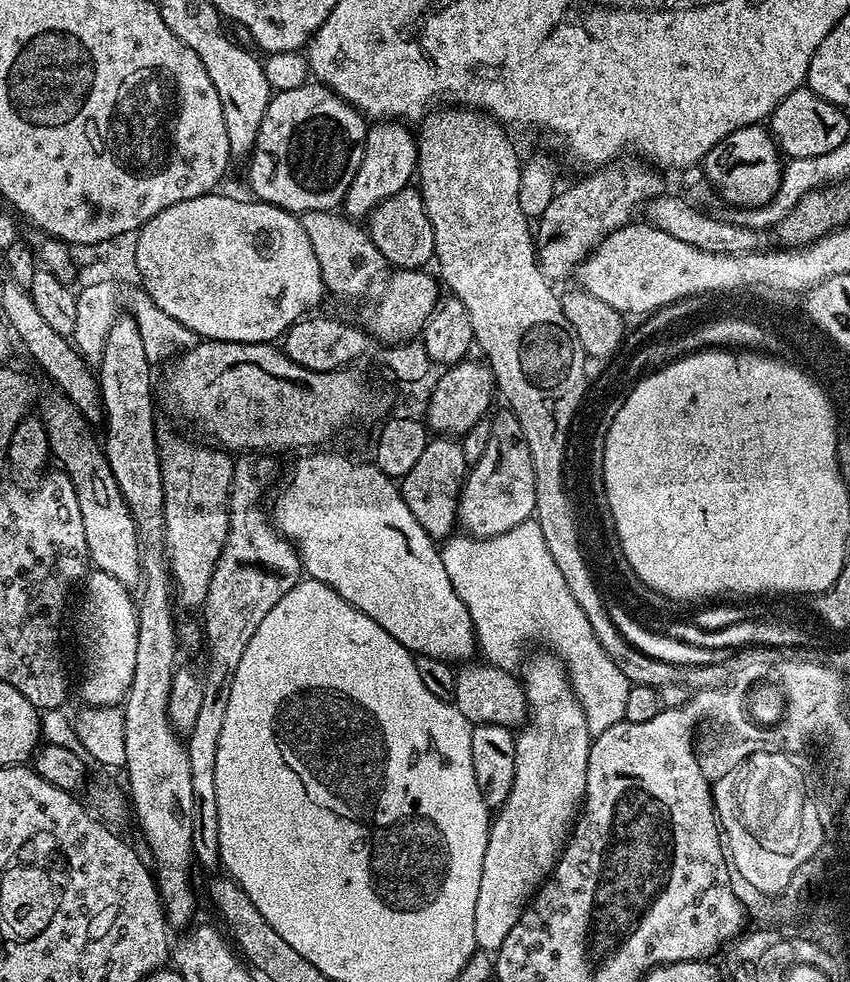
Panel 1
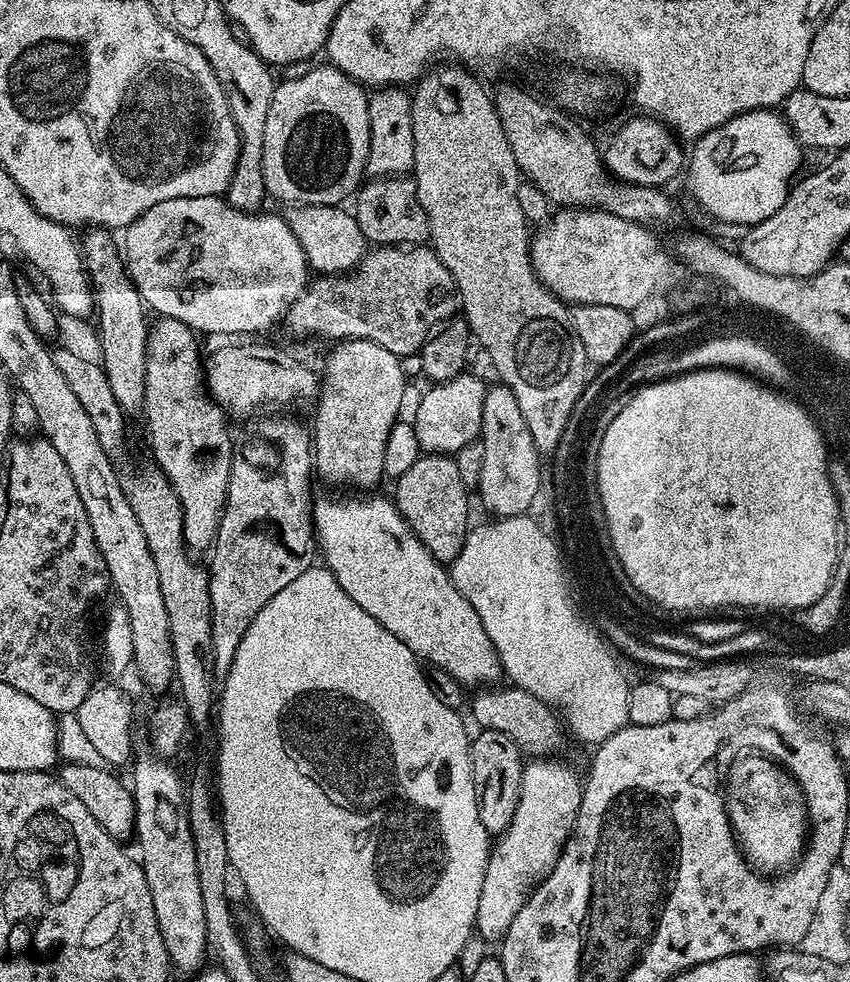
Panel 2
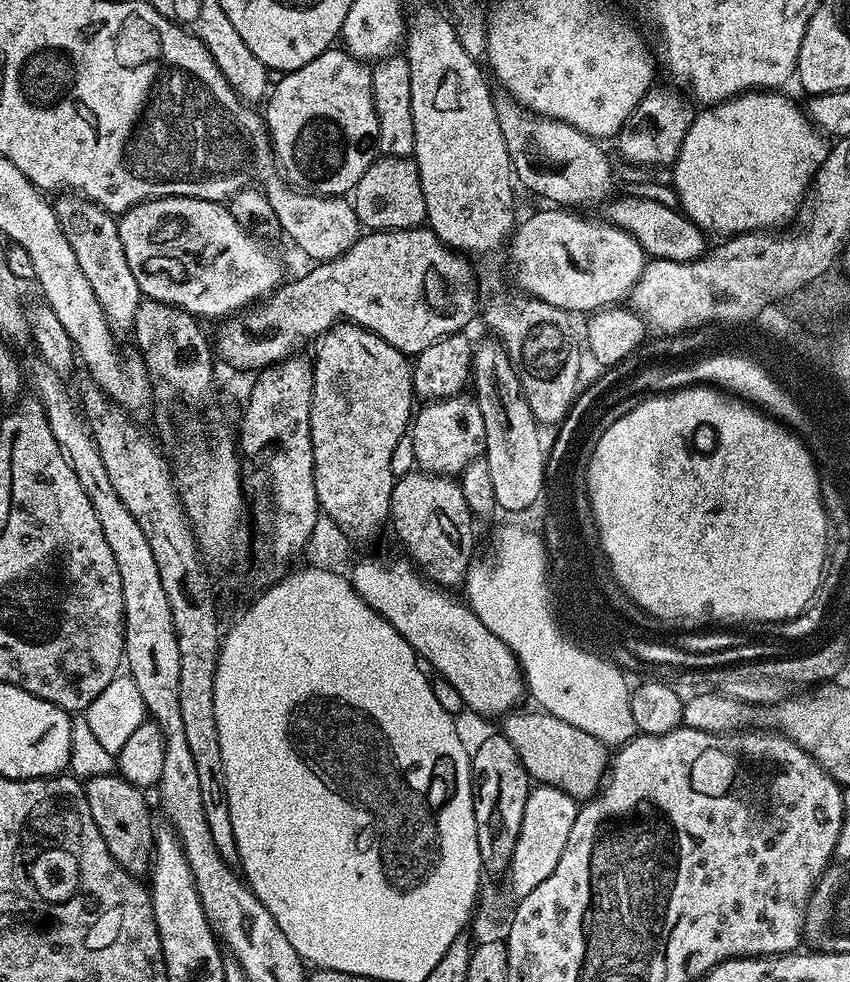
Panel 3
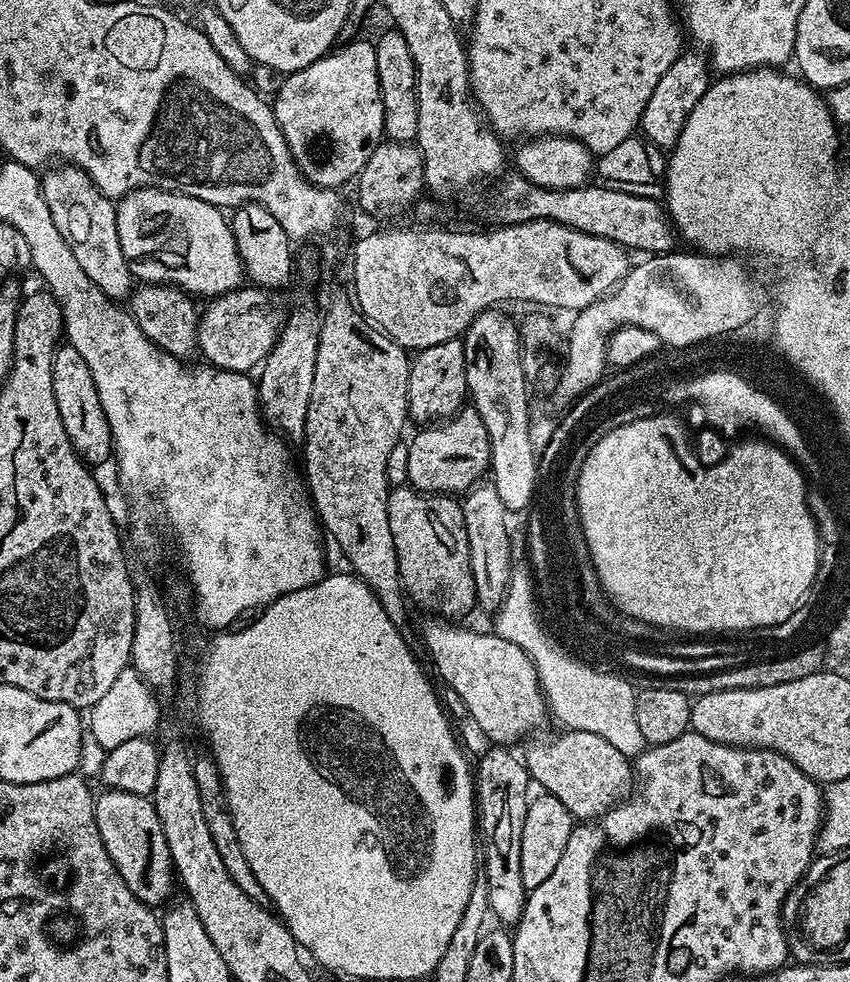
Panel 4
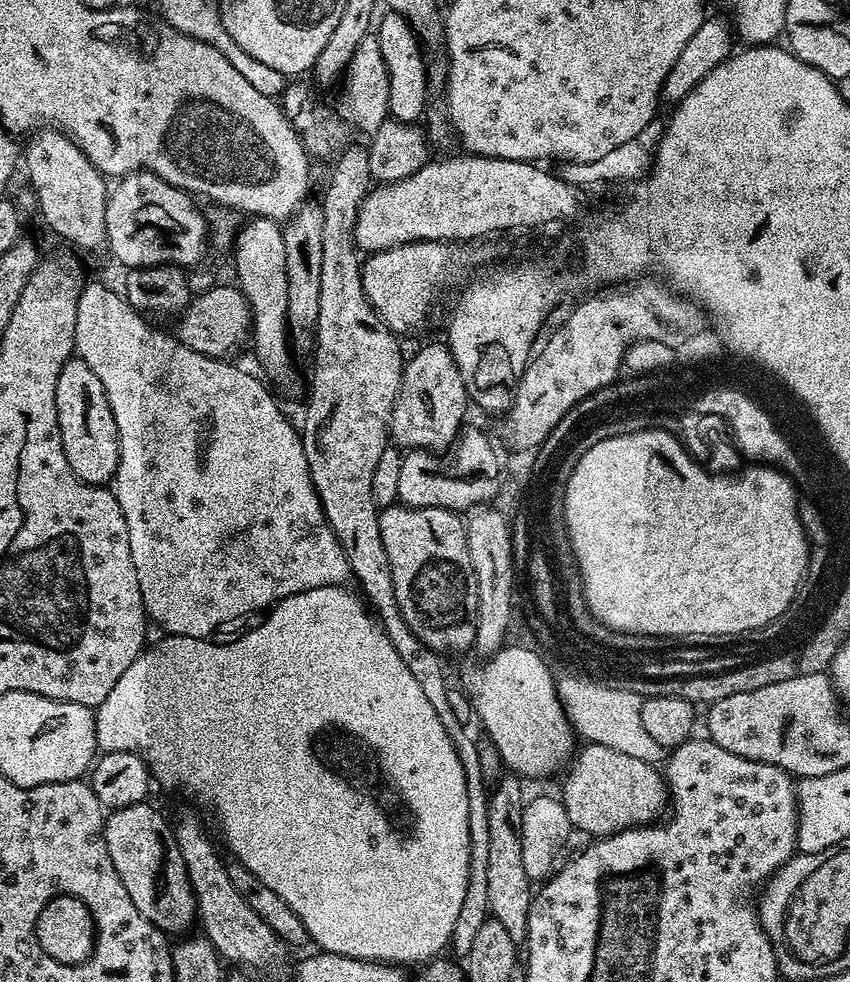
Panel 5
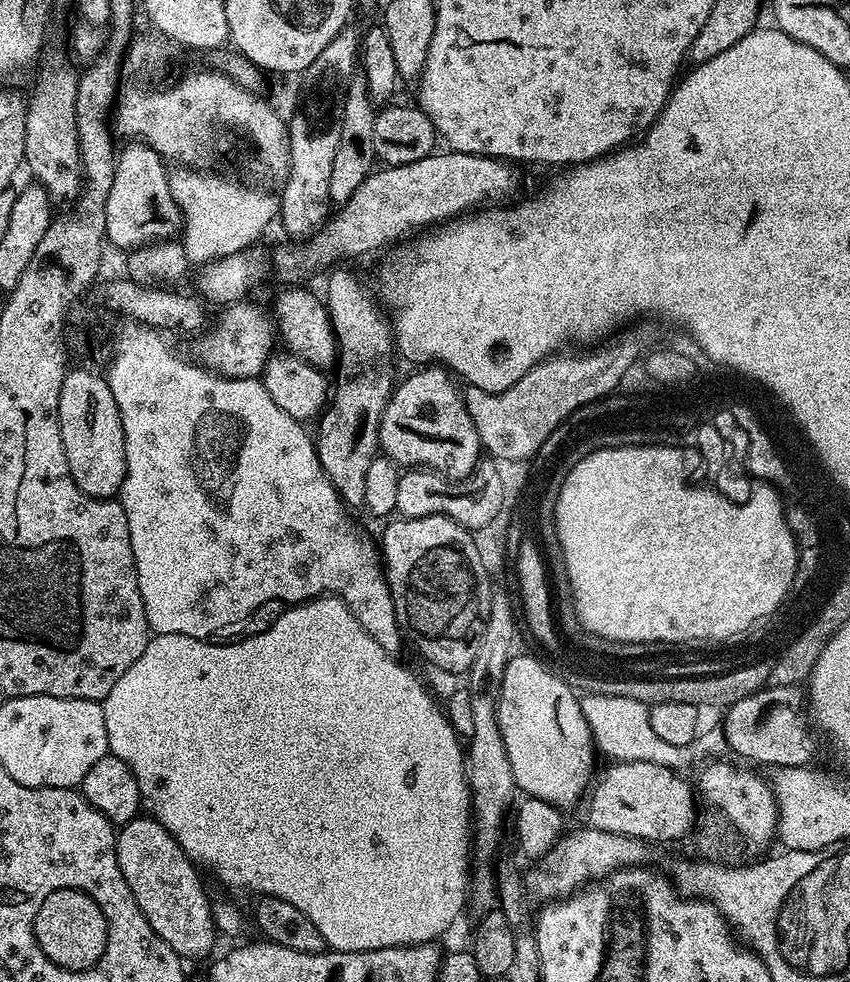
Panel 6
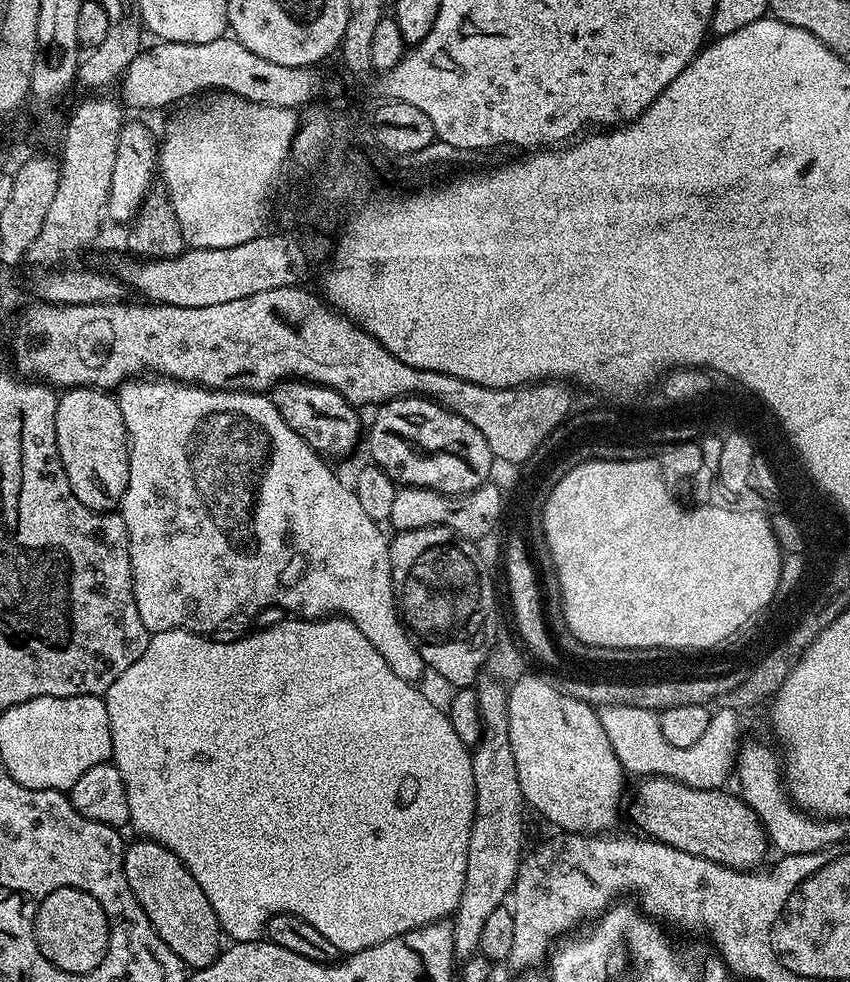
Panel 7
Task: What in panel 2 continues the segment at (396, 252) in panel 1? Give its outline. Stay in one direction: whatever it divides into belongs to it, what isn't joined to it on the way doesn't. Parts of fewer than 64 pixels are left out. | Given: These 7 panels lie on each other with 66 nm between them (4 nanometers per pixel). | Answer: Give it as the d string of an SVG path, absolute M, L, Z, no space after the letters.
M404 174L369 179L355 193L355 200L354 215L369 245L420 246L429 239L426 210L416 197L415 179Z

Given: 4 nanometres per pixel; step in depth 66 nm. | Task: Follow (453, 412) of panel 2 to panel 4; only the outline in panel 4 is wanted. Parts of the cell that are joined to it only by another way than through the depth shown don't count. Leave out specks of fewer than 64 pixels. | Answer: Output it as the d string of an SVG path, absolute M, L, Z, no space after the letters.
M465 406L454 416L441 419L439 422L429 423L419 429L413 440L407 441L408 446L408 479L407 483L417 492L434 492L437 494L463 494L470 488L481 483L480 476L489 471L492 463L492 447L490 438L486 434L486 426L476 412L475 407Z

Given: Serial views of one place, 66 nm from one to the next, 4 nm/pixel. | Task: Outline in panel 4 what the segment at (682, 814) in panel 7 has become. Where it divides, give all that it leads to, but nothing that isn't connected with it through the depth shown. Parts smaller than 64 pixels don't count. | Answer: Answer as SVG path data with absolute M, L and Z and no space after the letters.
M573 728L560 730L560 733L558 733L557 736L552 736L549 740L540 740L537 744L530 745L525 752L522 752L522 759L525 768L528 770L529 777L531 777L535 783L537 780L537 782L544 787L541 789L543 789L547 795L558 798L558 802L562 802L562 806L566 806L566 810L570 810L573 821L576 822L597 820L600 816L604 816L609 810L611 810L611 808L615 808L620 801L628 799L634 788L634 764L630 757L626 754L622 754L622 750L618 750L614 746L610 746L610 742L606 742L606 738L601 738L599 734L589 734L587 730L574 730Z

